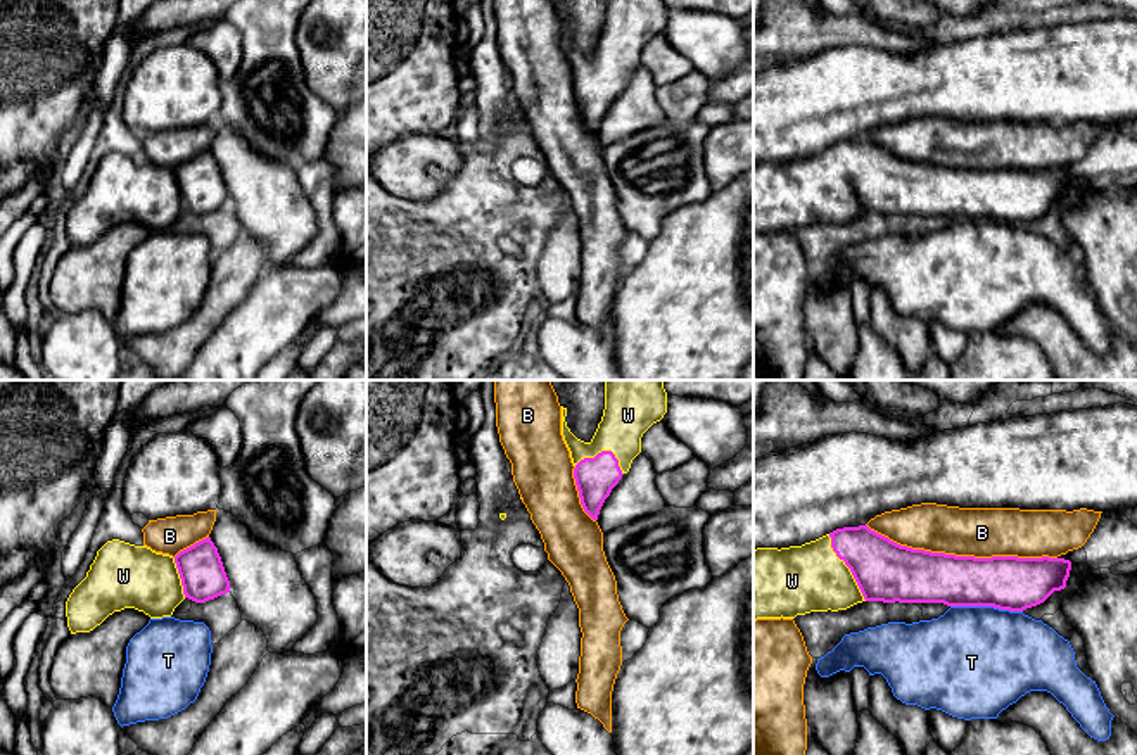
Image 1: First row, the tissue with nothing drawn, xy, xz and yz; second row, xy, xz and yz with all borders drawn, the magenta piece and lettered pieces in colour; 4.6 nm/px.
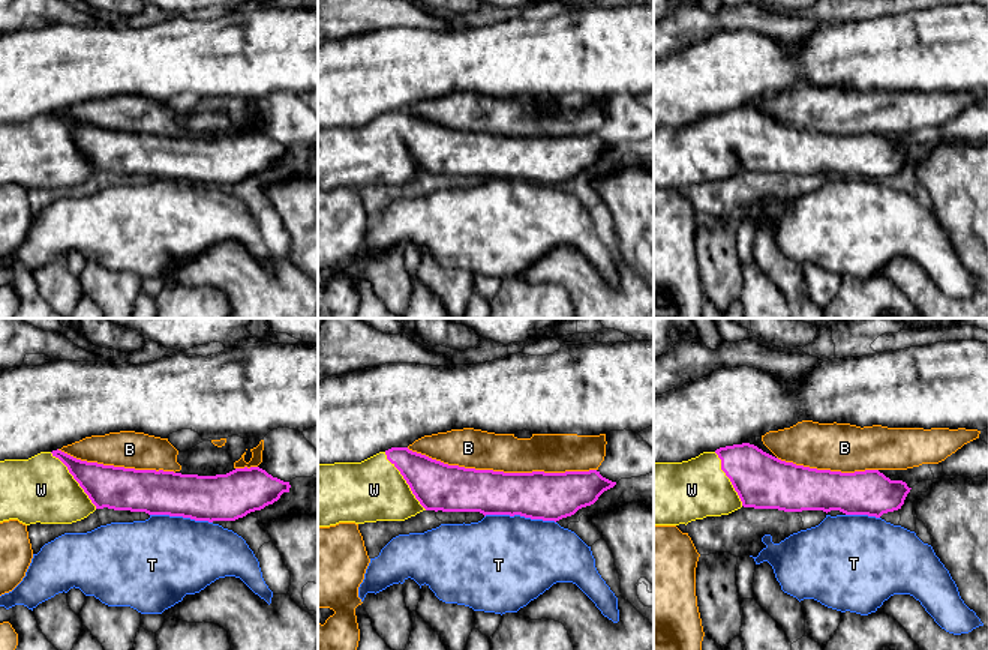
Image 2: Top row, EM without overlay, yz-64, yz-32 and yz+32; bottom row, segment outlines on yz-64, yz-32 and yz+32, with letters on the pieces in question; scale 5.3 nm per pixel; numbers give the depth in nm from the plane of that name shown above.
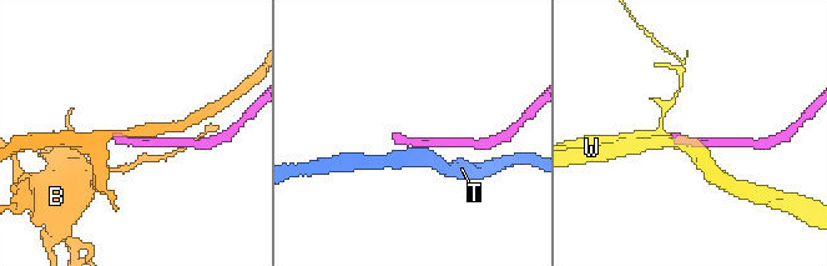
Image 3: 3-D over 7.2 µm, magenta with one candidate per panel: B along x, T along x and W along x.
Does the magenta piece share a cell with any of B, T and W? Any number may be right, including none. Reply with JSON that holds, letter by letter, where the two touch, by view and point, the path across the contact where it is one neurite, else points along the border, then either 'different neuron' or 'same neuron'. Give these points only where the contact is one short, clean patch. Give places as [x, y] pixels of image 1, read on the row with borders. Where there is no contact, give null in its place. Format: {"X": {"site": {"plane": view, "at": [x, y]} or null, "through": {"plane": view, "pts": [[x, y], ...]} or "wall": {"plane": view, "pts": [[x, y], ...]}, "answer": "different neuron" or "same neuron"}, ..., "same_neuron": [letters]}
{"B": {"site": {"plane": "yz", "at": [961, 557]}, "answer": "different neuron"}, "T": {"site": {"plane": "yz", "at": [987, 605]}, "wall": {"plane": "yz", "pts": [[951, 605], [992, 605], [1022, 612]]}, "answer": "different neuron"}, "W": {"site": {"plane": "yz", "at": [847, 565]}, "answer": "same neuron"}, "same_neuron": ["W"]}

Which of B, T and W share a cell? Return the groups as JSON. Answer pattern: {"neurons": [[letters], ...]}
{"neurons": [["B"], ["T"], ["W"]]}

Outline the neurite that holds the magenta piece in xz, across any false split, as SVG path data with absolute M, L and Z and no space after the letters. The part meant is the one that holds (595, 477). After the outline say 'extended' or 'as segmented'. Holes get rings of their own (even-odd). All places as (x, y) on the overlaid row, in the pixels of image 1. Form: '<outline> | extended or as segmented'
M605 380L603 416L593 439L584 442L567 427L567 408L562 406L562 435L575 466L581 504L593 520L641 453L643 434L665 413L662 380Z | extended

